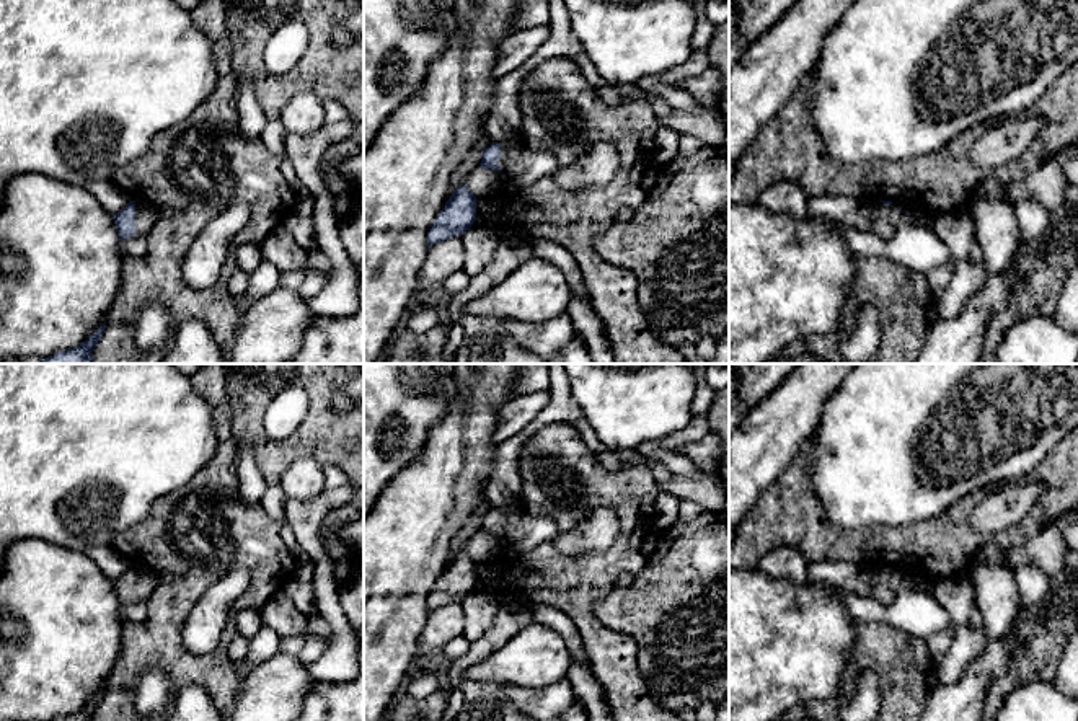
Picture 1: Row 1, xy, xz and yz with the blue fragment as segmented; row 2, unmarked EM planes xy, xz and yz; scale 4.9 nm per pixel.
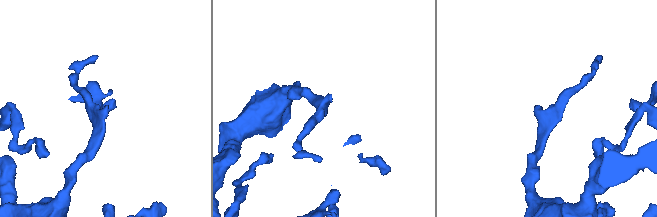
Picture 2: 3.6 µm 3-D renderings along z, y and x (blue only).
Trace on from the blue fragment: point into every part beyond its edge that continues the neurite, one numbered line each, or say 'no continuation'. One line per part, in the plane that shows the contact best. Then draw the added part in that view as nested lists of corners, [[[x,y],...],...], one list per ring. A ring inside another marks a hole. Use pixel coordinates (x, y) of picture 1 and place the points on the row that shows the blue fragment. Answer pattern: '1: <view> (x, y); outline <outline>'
1: xy (147, 216); outline [[[135,202],[135,235],[147,237],[165,210],[148,202]]]

